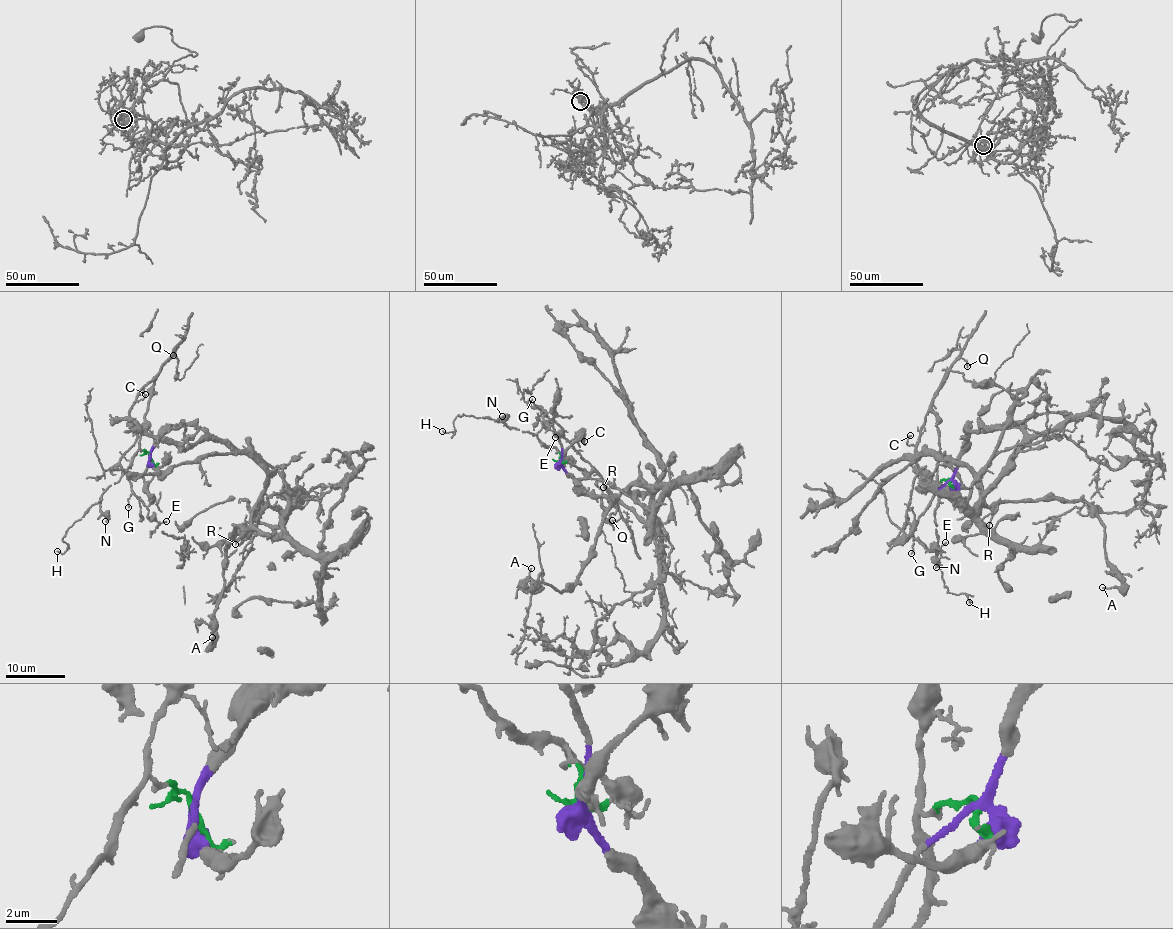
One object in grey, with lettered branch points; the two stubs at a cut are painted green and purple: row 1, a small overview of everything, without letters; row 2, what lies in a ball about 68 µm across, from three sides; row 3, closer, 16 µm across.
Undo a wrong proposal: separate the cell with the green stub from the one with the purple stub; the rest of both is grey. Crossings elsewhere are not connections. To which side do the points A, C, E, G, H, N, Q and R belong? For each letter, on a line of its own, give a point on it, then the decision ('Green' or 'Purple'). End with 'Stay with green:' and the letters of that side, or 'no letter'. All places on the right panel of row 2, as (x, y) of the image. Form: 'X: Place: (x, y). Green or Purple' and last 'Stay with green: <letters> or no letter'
A: Place: (1102, 587). Purple
C: Place: (910, 435). Green
E: Place: (945, 542). Green
G: Place: (911, 553). Green
H: Place: (969, 602). Green
N: Place: (936, 567). Green
Q: Place: (967, 366). Green
R: Place: (989, 525). Purple
Stay with green: C, E, G, H, N, Q

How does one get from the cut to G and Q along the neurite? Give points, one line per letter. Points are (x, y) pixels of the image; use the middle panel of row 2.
G: (561, 462), (557, 449), (586, 472), (592, 468), (558, 432), (562, 428), (532, 399)
Q: (561, 462), (557, 449), (573, 465), (595, 473), (603, 481), (620, 513), (619, 519), (611, 520)

